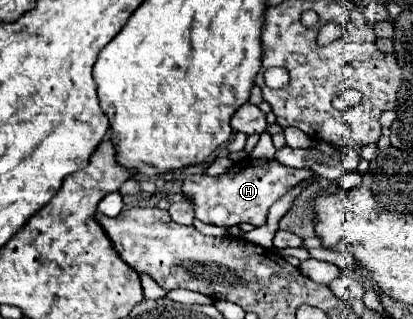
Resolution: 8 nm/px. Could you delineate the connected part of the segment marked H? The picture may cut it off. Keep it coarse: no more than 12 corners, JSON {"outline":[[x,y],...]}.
{"outline":[[236,162],[192,174],[182,192],[200,222],[264,226],[310,168]]}

